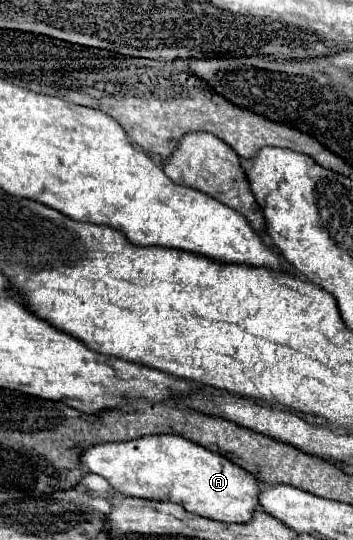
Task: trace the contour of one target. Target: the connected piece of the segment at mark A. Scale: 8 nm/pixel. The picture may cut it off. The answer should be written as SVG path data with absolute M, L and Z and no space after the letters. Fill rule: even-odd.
M174 434L96 444L96 448L88 448L82 454L80 462L90 472L104 476L122 496L182 504L188 512L218 522L246 524L260 506L260 482L250 472L238 468L224 456Z

